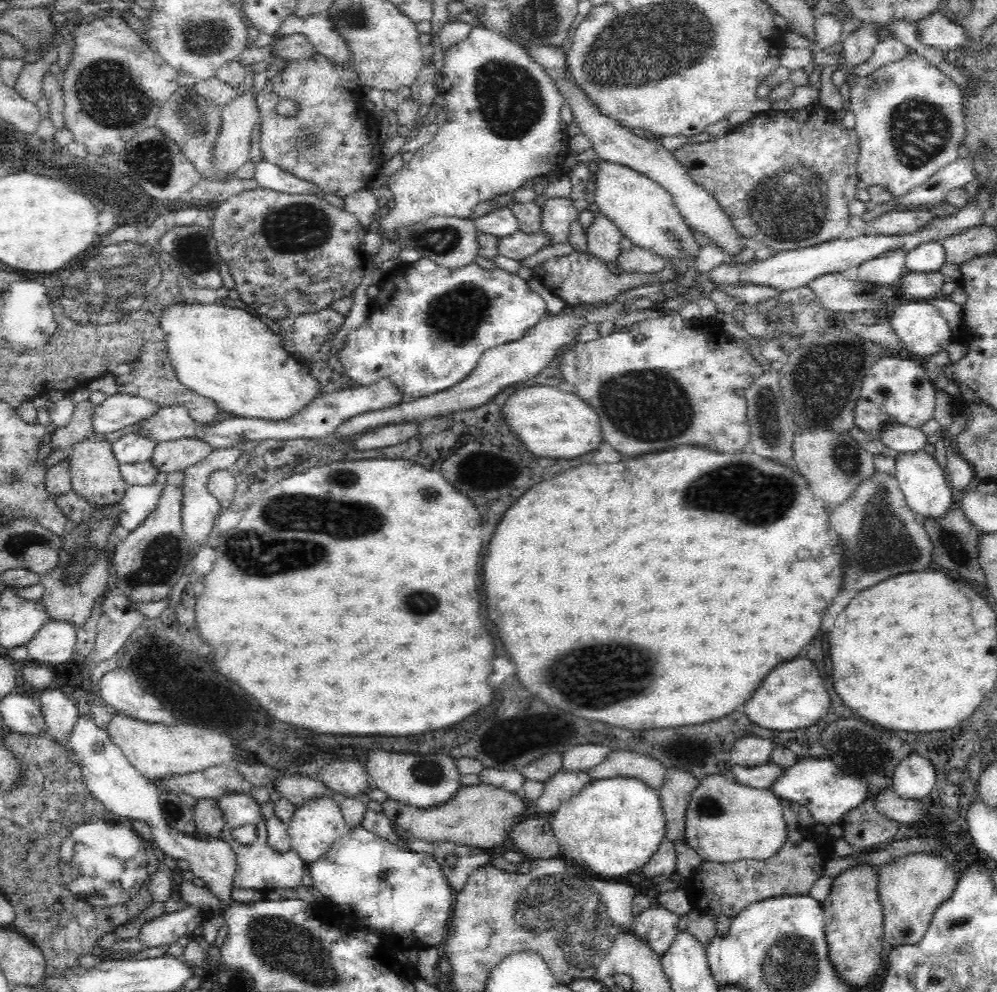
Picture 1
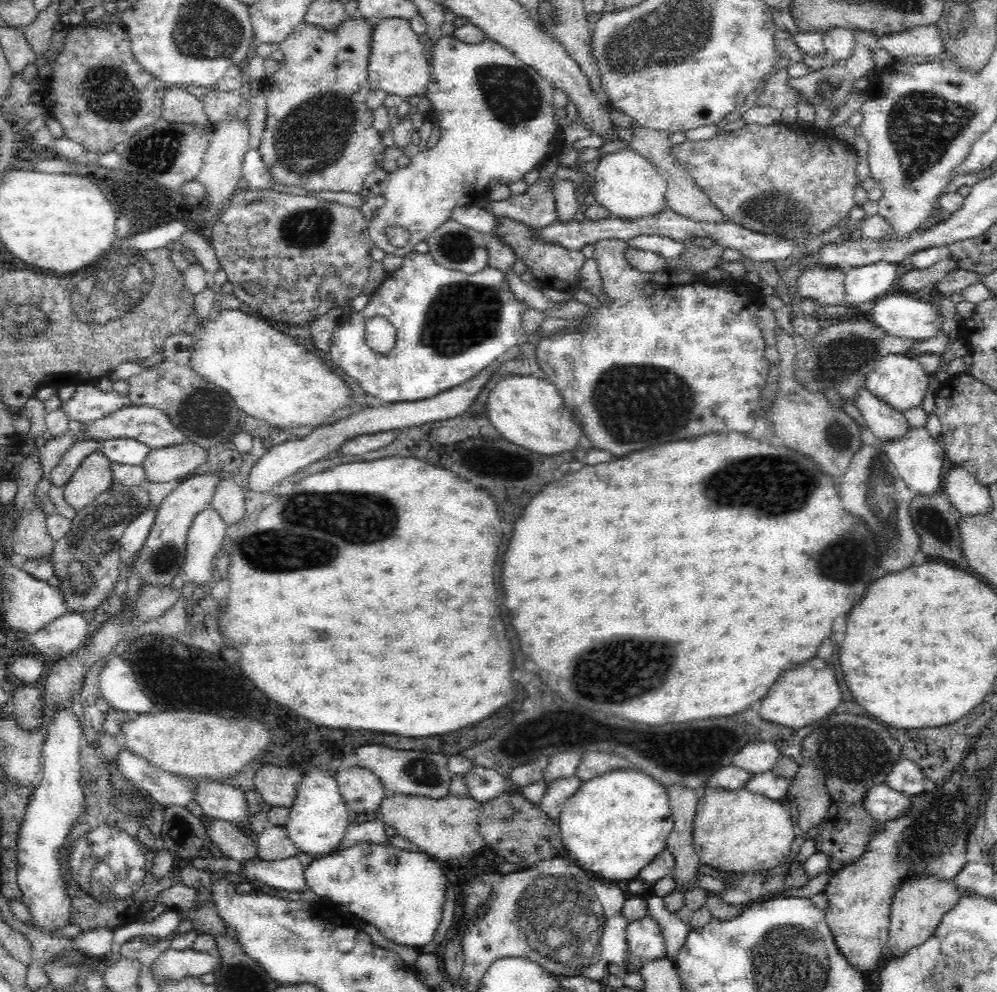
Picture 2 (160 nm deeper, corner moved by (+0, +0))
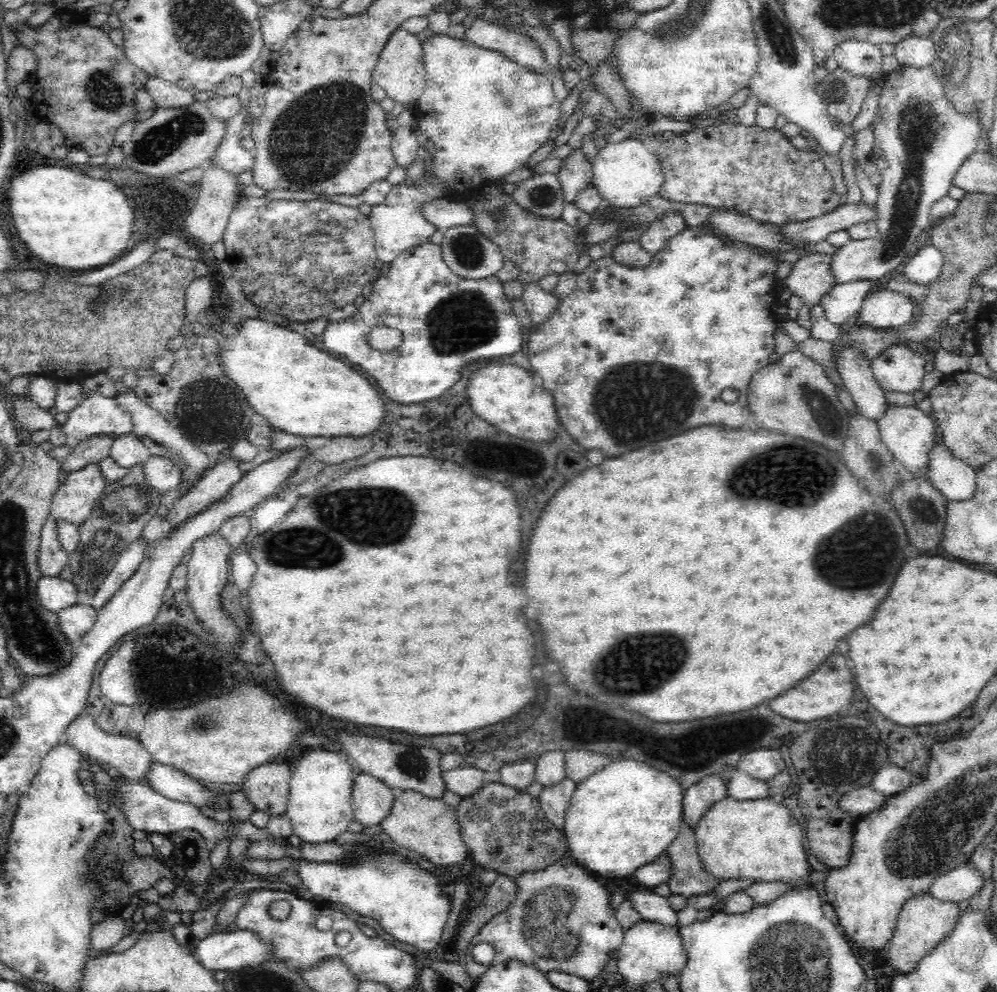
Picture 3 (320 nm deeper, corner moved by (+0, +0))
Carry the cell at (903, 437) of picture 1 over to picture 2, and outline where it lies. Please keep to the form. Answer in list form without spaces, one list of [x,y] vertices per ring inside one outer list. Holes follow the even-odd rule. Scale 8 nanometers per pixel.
[[[862,384],[854,396],[854,404],[868,429],[878,440],[896,440],[907,434],[909,424],[902,412],[892,409],[887,402],[874,395],[866,384]]]

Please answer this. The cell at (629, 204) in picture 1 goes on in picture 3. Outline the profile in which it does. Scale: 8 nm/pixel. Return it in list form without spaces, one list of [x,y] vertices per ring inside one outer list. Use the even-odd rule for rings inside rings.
[[[629,137],[618,142],[608,142],[599,148],[592,161],[593,185],[602,198],[615,208],[636,208],[660,190],[664,175],[659,158],[649,142]]]

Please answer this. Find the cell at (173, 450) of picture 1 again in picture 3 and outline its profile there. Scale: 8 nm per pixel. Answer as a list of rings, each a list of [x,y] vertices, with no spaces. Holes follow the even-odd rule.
[[[151,456],[144,465],[146,484],[160,495],[170,492],[182,482],[183,474],[168,457]]]

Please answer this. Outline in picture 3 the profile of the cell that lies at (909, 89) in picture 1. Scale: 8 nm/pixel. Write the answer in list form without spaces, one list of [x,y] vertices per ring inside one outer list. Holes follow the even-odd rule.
[[[932,66],[902,67],[885,77],[879,104],[873,118],[873,148],[871,160],[880,171],[880,182],[877,196],[877,233],[866,240],[848,240],[832,252],[830,269],[834,281],[838,284],[853,280],[871,280],[880,285],[895,272],[902,262],[906,261],[915,251],[918,238],[923,231],[932,226],[930,210],[934,202],[947,195],[952,178],[959,170],[960,164],[968,154],[977,150],[980,138],[980,122],[976,114],[962,114],[952,107],[945,95],[943,83],[936,77]]]

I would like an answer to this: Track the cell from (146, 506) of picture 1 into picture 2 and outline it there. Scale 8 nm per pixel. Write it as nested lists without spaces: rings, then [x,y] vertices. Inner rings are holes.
[[[149,506],[145,512],[141,512],[135,520],[131,520],[130,524],[126,527],[119,545],[120,550],[127,552],[130,557],[130,563],[133,563],[141,548],[149,530],[152,528],[155,521],[155,514],[152,507]]]

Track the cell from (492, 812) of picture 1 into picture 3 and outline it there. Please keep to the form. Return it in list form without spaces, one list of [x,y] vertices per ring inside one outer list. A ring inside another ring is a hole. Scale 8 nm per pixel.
[[[404,791],[397,793],[392,812],[381,826],[394,845],[418,853],[440,868],[446,868],[462,862],[469,854],[459,836],[455,819],[456,810],[447,808],[441,799],[430,799],[415,791]]]

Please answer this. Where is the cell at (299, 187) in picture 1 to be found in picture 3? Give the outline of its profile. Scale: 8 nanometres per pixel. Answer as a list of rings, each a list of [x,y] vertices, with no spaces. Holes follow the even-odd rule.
[[[243,106],[236,116],[225,121],[225,130],[223,137],[220,138],[220,144],[205,165],[222,167],[224,171],[234,176],[238,176],[244,170],[251,170],[254,164],[253,151],[247,151],[240,144],[242,141],[240,131],[246,116],[248,116],[247,107]]]

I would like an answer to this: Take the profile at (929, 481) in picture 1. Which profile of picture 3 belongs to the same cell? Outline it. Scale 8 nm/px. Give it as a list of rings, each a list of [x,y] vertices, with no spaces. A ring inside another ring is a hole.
[[[887,403],[886,412],[876,421],[881,441],[888,447],[897,463],[913,476],[926,475],[928,452],[932,449],[938,434],[937,424],[933,417],[924,413],[916,404],[898,406]]]

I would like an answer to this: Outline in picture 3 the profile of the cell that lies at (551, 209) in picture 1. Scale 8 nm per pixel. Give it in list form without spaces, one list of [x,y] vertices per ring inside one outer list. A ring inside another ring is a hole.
[[[583,147],[572,148],[562,159],[562,166],[557,172],[565,202],[575,202],[581,190],[593,184],[592,160],[585,155]]]

